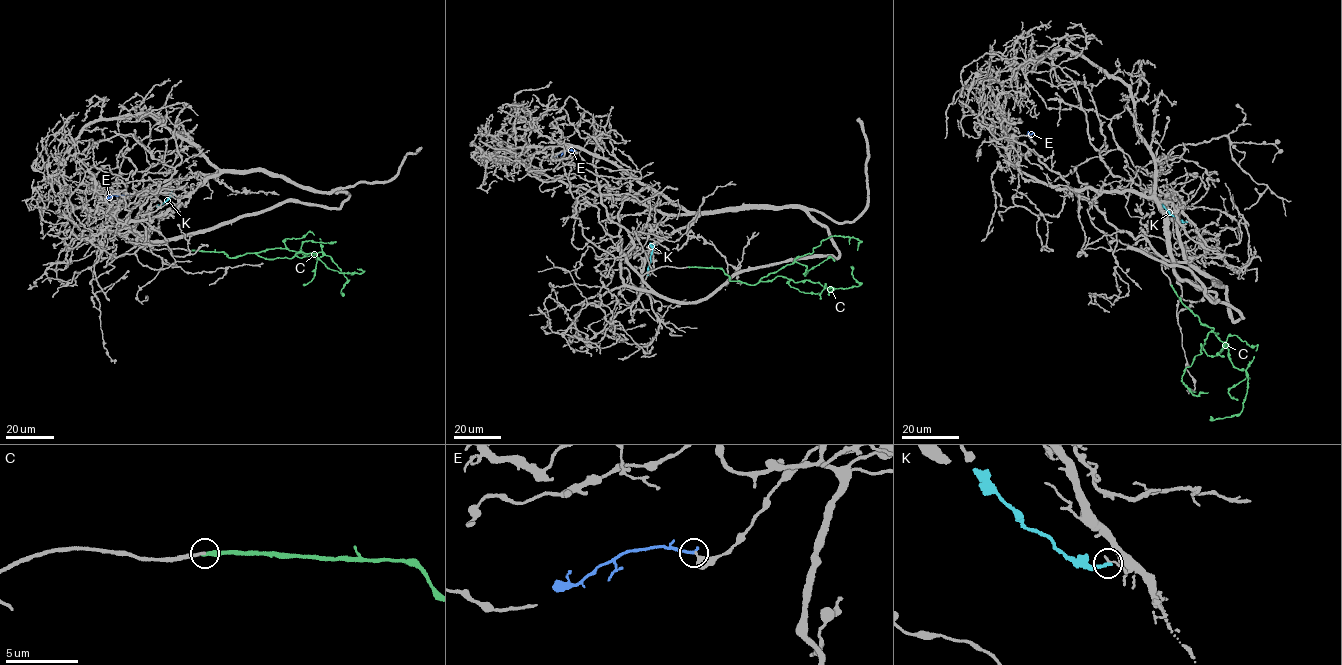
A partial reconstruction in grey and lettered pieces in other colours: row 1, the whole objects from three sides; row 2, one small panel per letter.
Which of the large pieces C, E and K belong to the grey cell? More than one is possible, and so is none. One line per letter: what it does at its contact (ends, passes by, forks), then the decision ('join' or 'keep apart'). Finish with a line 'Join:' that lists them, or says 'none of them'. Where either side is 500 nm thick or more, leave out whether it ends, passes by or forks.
C: it ends there; join
E: it ends there; keep apart
K: it ends there; keep apart
Join: C

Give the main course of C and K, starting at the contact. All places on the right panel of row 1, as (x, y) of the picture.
C: (1170, 285), (1202, 324), (1214, 329), (1233, 366), (1246, 371), (1248, 385), (1240, 412), (1224, 418), (1210, 416)
K: (1186, 221), (1171, 215), (1159, 203)

